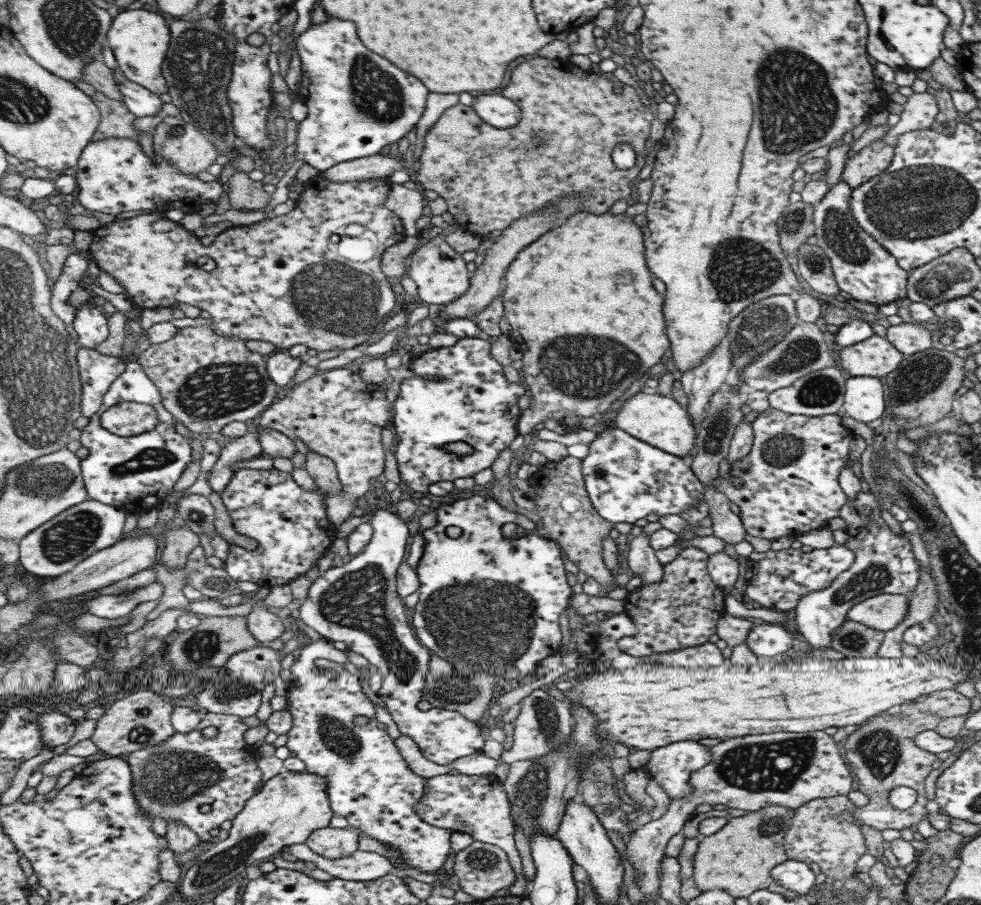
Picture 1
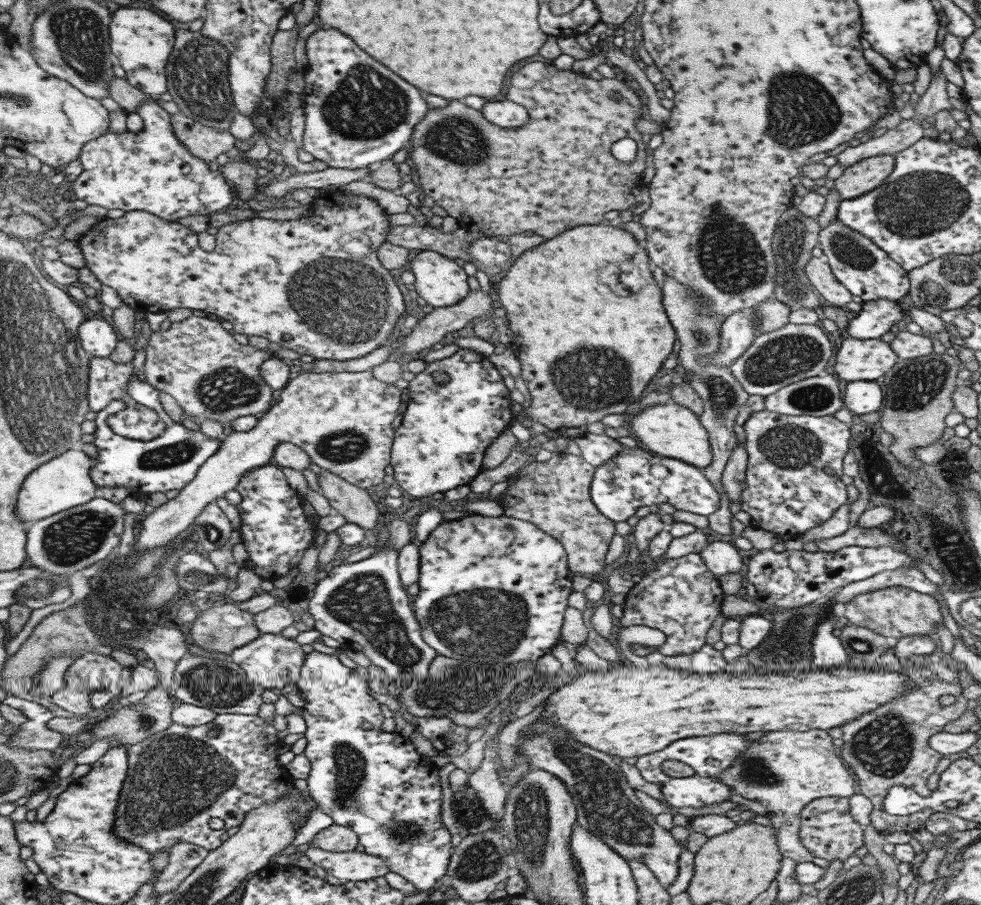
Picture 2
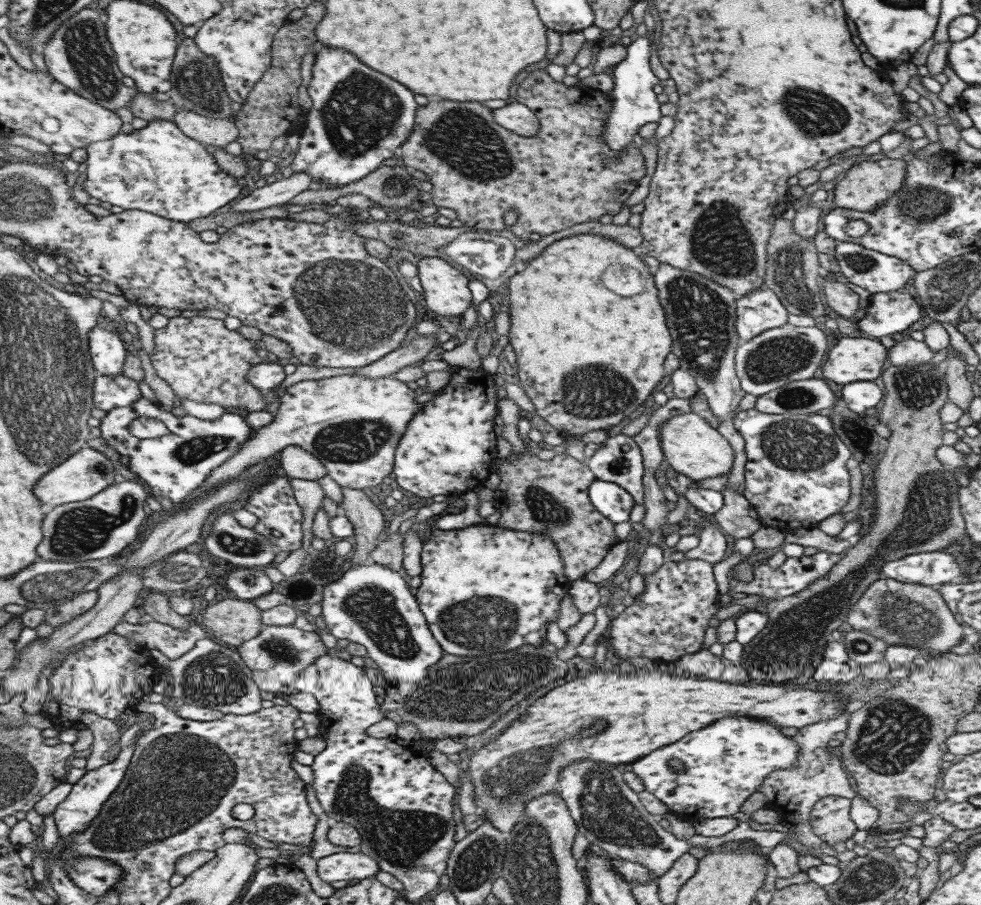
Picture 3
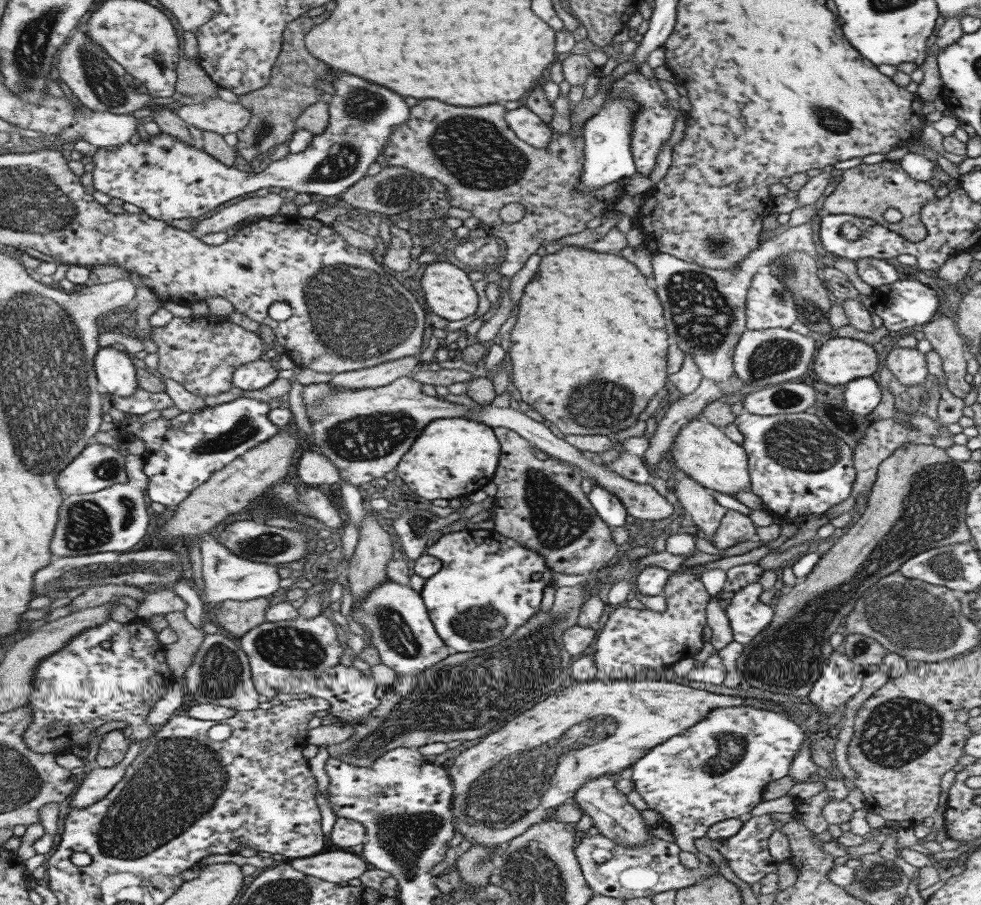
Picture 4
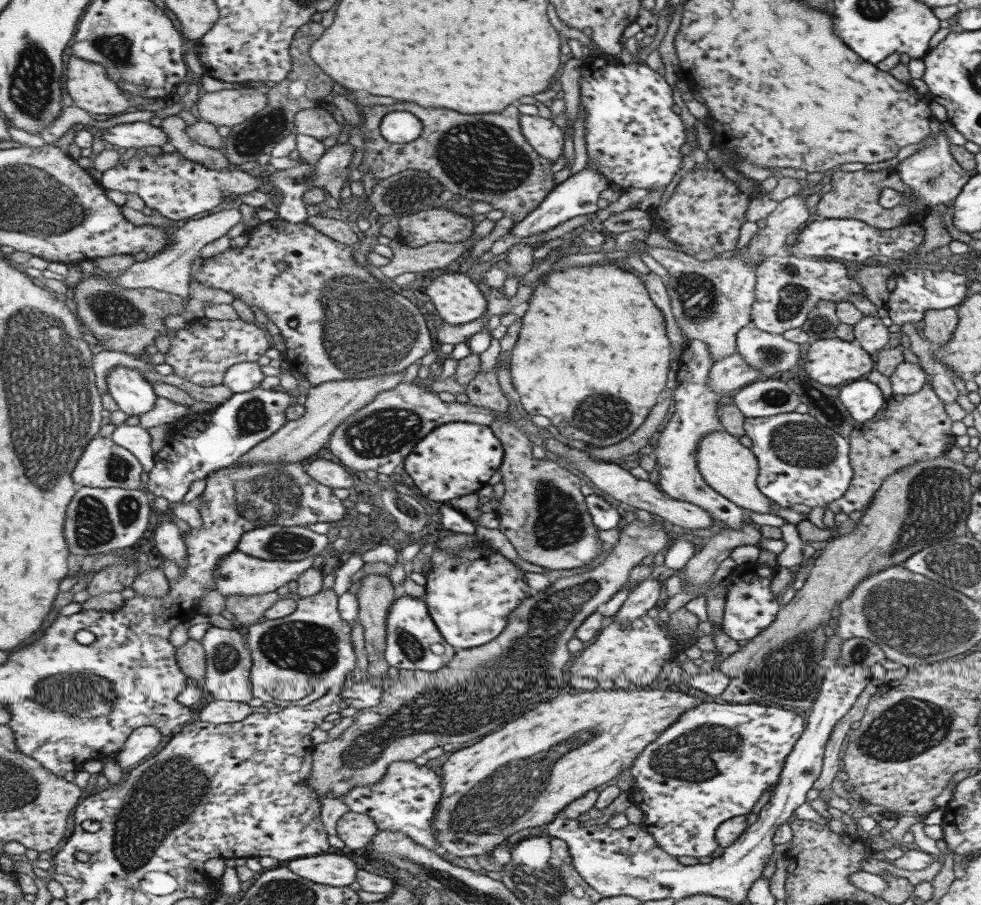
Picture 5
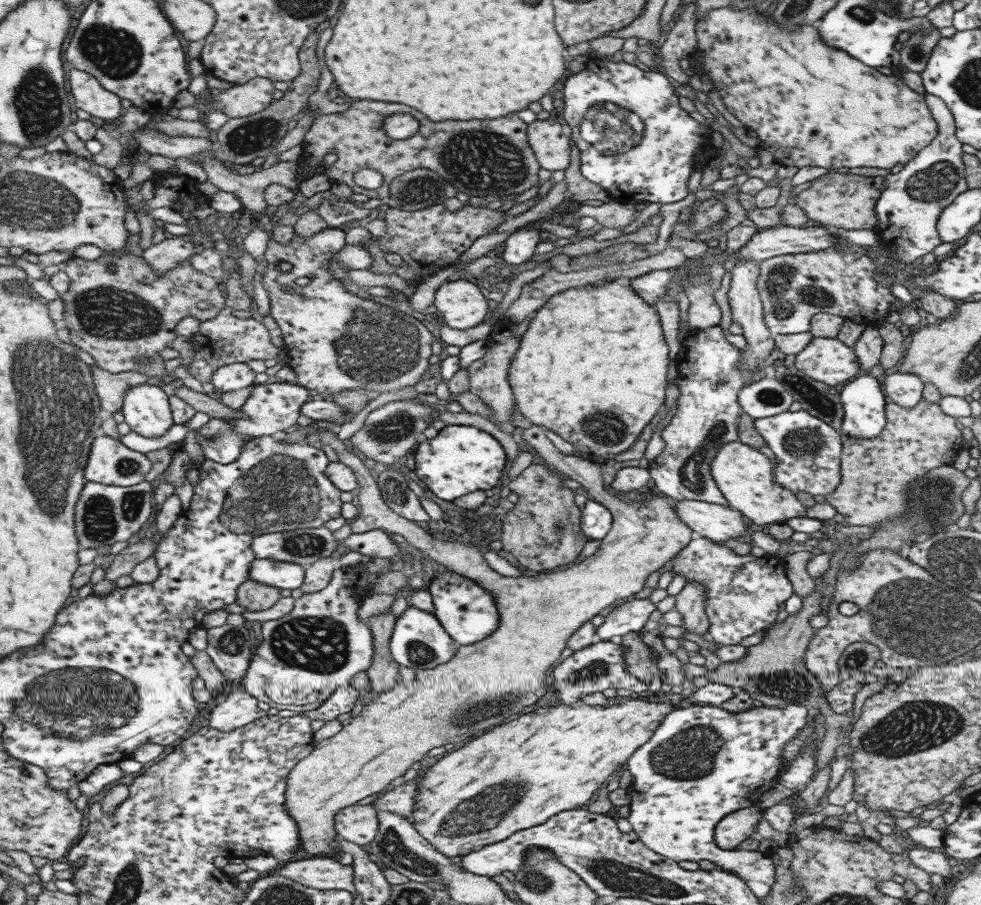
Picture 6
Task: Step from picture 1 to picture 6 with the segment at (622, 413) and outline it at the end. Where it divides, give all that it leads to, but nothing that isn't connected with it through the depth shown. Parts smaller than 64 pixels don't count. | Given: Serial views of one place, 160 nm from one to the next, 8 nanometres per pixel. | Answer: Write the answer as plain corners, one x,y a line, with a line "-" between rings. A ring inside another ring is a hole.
737,440
722,444
717,449
709,471
717,490
721,492
728,506
755,524
783,524
788,518
803,517
806,508
797,501
795,495
774,483
773,465
769,458
757,449

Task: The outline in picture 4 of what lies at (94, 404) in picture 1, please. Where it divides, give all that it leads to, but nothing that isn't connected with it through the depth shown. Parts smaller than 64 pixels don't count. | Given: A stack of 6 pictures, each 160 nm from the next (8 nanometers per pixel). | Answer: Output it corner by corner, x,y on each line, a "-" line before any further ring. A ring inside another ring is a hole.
137,387
133,394
128,397
110,395
109,393
106,396
109,397
110,406
129,415
145,414
150,410
158,410
160,412
163,408
174,406
167,393
159,388
147,391

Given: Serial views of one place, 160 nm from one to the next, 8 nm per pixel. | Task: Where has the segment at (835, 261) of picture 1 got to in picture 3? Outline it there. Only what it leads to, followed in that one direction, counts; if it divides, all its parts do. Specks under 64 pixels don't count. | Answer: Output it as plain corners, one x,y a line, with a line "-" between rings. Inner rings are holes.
851,239
847,240
847,242
837,241
836,243
834,257
837,261
839,274
845,276
847,282
867,290
870,295
903,289
905,282
914,275
914,271
907,264
893,258
893,256
885,256
879,254
879,252
867,250
867,248
863,248
863,246
856,244

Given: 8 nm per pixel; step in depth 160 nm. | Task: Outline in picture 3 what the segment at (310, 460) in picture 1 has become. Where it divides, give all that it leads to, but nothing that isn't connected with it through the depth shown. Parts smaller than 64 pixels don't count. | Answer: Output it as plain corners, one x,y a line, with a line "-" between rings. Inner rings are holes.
341,487
340,510
353,529
355,550
350,553
351,565
370,562
368,552
378,543
375,538
384,529
381,511
361,489
351,487

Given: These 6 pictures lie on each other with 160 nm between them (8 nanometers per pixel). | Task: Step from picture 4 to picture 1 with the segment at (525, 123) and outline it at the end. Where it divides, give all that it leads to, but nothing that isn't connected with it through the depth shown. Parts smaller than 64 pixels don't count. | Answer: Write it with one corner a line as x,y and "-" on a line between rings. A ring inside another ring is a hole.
499,94
475,96
470,107
483,122
498,129
509,128
521,118
519,107

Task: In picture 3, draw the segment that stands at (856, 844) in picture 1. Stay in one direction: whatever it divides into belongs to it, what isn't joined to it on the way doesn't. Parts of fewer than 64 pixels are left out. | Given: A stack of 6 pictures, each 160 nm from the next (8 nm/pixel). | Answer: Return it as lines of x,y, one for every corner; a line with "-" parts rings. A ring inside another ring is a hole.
825,797
817,800
809,812
810,832
827,846
844,842
856,830
849,817
850,808
851,802
847,798

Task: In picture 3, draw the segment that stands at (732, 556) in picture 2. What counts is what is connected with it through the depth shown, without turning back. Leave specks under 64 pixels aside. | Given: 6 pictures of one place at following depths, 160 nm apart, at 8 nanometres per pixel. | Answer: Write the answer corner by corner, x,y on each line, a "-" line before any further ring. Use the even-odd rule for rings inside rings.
701,513
700,515
706,518
707,523
697,537
697,546
683,553
685,559
704,560
713,565
716,562
721,562
727,556
730,540
715,522
711,522
710,519
708,521
708,514

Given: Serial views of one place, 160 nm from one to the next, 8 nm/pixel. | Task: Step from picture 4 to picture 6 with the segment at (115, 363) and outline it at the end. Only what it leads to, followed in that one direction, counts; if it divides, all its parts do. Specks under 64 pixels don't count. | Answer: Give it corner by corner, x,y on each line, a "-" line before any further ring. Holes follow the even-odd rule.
145,382
125,391
120,410
131,431
151,438
162,435
173,424
169,407
161,385

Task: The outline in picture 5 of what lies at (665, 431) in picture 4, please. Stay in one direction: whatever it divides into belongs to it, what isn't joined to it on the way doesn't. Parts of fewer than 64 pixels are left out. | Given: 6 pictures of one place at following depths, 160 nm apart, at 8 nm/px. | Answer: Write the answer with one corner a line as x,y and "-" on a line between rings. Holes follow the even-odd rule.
735,352
729,358
713,362
706,378
706,385
711,392
732,394
741,387
757,380
759,374
748,366

